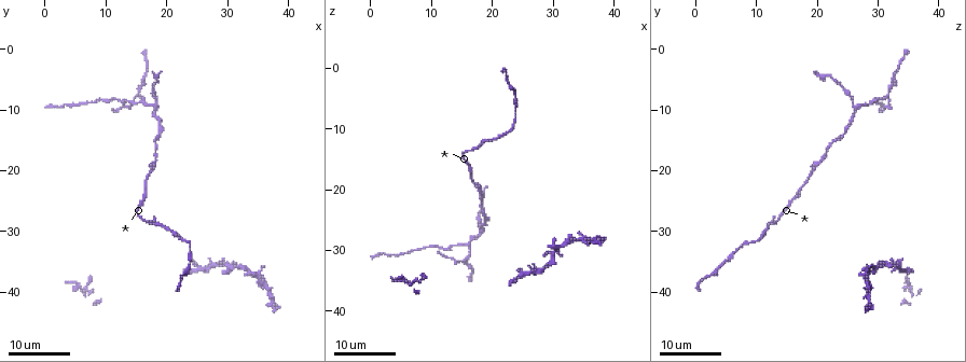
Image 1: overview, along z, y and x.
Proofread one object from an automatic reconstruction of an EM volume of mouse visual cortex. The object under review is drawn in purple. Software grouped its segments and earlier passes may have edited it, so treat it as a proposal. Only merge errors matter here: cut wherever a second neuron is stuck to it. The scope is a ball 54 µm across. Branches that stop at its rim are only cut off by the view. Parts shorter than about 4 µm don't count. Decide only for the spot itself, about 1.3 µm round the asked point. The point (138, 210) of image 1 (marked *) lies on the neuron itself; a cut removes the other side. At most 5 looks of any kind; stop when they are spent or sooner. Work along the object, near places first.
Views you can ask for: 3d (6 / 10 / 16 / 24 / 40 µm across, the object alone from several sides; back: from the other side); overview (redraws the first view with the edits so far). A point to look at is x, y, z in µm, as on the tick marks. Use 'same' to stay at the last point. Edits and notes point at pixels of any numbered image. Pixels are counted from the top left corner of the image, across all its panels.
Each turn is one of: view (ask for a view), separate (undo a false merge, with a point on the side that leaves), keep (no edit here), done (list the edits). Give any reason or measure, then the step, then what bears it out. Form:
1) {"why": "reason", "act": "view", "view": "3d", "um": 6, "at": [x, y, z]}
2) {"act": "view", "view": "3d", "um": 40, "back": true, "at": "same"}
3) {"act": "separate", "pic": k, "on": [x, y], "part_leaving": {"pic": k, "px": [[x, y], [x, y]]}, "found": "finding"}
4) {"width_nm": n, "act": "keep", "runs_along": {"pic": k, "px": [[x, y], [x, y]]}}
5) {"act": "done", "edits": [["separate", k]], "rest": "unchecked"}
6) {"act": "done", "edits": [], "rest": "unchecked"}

{"why": "looks like a crossing", "act": "view", "view": "3d", "um": 16, "at": [31.0, 35.5, 29.5]}

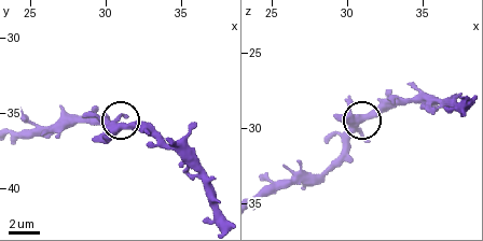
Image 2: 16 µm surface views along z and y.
{"why": "closer look", "act": "view", "view": "3d", "um": 10, "at": [30.8, 36.0, 29.6]}

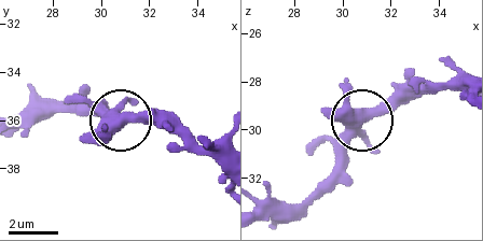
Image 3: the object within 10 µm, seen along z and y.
{"act": "keep", "found": "continuous, no second neuron"}

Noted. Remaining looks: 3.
{"why": "three arms meet", "act": "view", "view": "3d", "um": 16, "at": [18.5, 9.0, 26.5]}

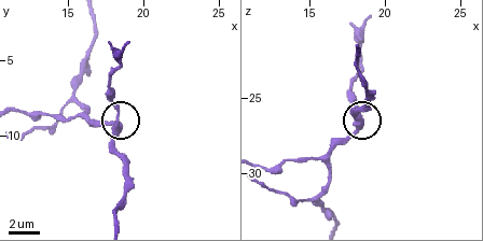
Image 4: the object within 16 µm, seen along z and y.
{"act": "view", "view": "3d", "um": 10, "at": [18.4, 9.4, 26.2]}

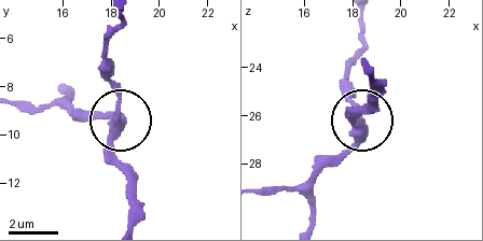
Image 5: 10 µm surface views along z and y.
{"act": "keep", "found": "continuous, no second neuron"}

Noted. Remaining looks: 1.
{"act": "done", "edits": [], "rest": "unchecked"}

